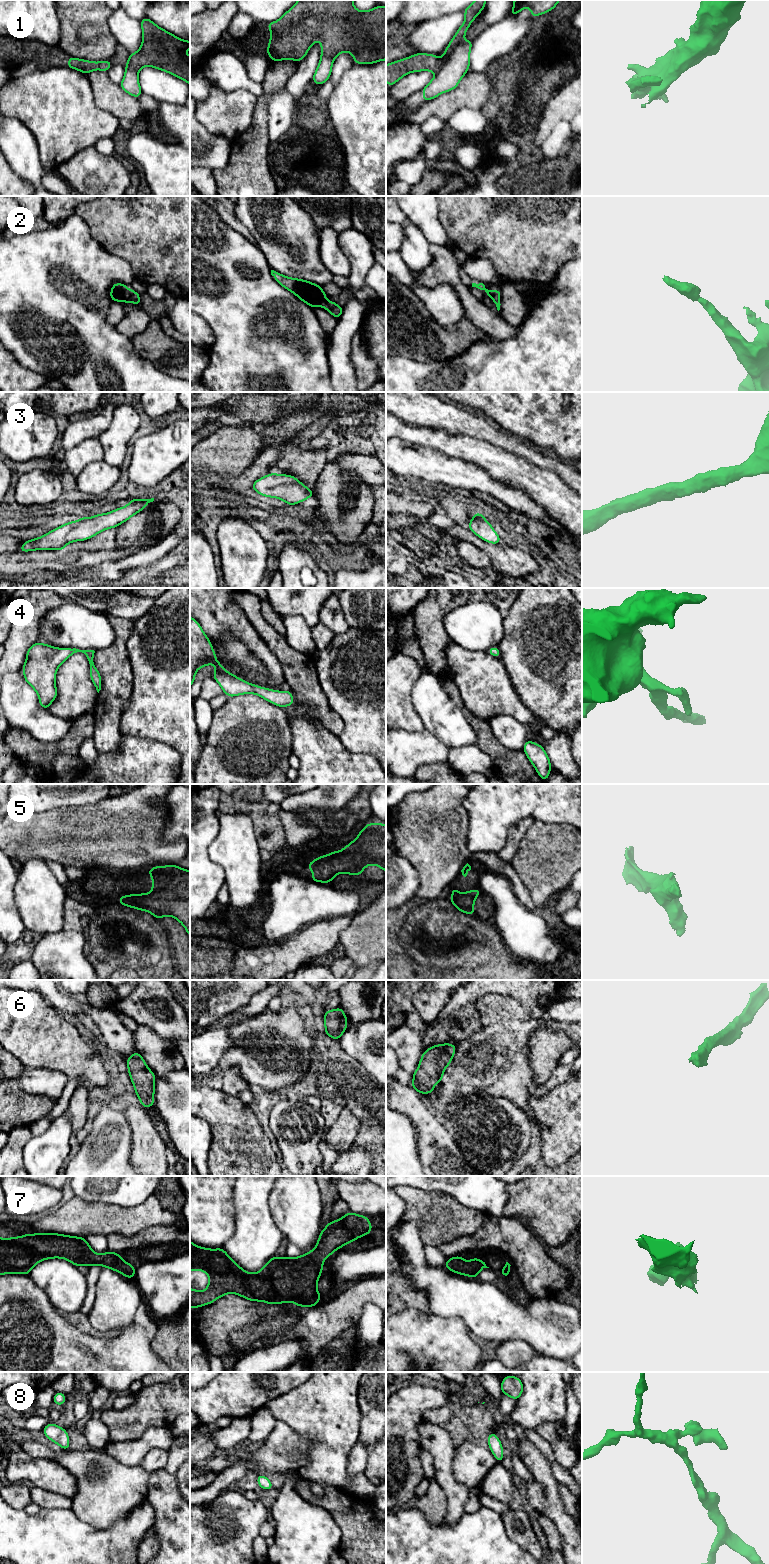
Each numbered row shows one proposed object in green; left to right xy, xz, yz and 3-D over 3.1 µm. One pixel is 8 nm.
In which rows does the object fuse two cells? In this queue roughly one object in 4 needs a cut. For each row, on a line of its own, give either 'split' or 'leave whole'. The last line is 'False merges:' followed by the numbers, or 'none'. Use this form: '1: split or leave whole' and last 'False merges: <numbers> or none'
1: split
2: leave whole
3: leave whole
4: leave whole
5: leave whole
6: leave whole
7: leave whole
8: leave whole
False merges: 1

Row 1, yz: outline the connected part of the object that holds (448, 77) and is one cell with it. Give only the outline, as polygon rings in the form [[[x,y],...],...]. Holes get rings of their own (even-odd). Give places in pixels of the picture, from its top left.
[[[461,40],[454,48],[449,60],[437,75],[423,88],[423,102],[432,100],[444,92],[454,90],[470,65],[470,50],[474,40]]]

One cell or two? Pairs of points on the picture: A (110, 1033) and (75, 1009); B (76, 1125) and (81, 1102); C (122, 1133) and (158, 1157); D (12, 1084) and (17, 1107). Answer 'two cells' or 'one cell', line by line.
A: one cell
B: one cell
C: two cells
D: one cell

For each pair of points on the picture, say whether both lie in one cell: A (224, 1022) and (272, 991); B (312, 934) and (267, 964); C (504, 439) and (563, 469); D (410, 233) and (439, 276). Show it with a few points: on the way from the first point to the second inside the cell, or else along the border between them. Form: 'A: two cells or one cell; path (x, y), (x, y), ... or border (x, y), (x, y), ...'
A: one cell; path (236, 1016), (251, 1009), (260, 1001)
B: one cell; path (301, 945), (288, 956), (278, 960)
C: one cell; path (519, 447), (548, 462)
D: two cells; border (431, 244), (431, 262), (421, 270), (412, 271)

